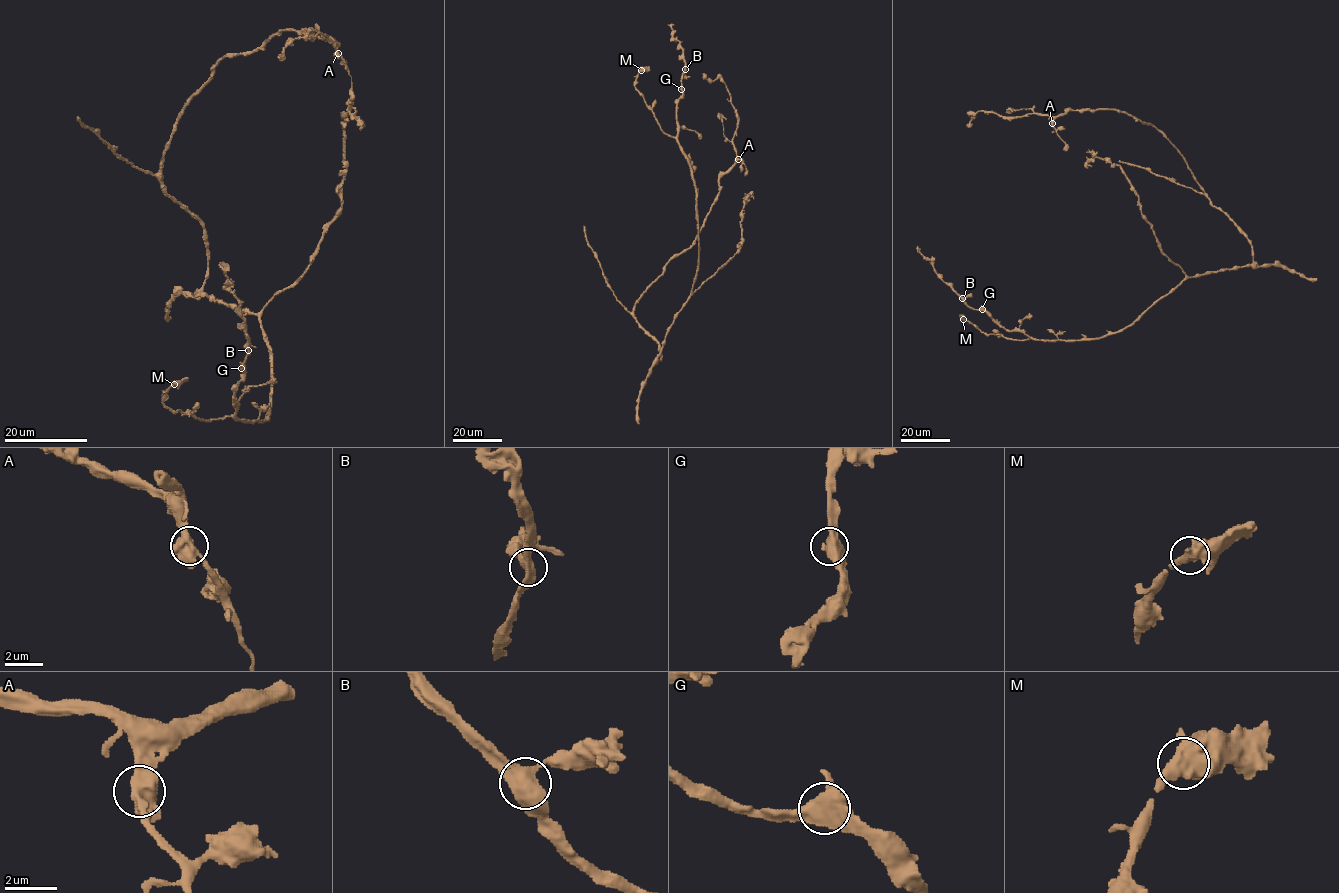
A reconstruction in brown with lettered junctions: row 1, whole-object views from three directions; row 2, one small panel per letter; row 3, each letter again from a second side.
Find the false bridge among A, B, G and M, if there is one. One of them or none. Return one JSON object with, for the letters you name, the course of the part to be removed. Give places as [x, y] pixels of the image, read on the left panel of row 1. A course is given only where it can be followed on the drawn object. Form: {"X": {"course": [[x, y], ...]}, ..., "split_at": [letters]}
{"split_at": []}

